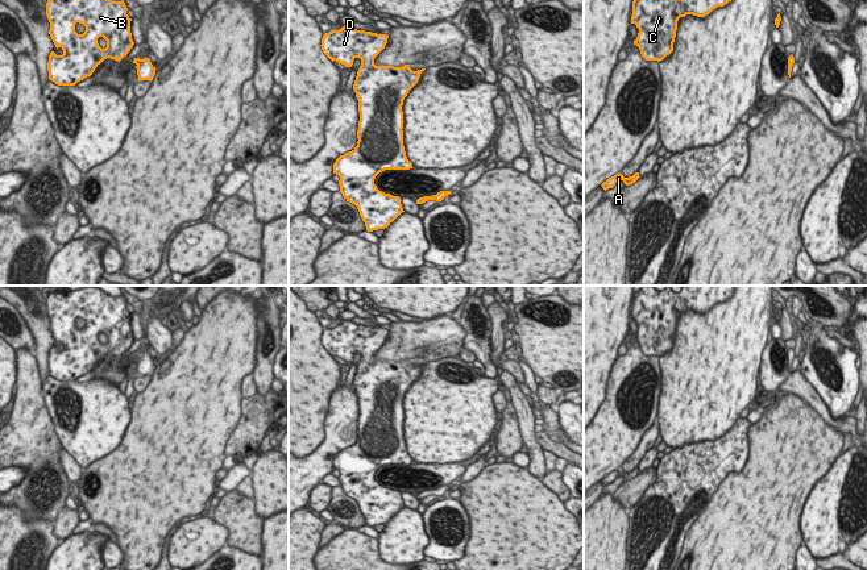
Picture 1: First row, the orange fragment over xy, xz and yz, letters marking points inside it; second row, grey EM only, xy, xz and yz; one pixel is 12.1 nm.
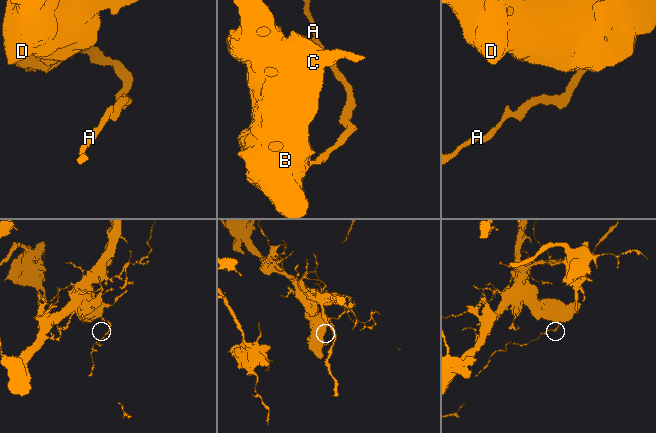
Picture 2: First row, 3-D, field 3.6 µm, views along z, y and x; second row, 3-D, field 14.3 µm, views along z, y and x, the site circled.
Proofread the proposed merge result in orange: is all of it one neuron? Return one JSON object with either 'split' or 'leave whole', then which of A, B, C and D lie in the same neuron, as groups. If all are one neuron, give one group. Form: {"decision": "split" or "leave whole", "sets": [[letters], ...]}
{"decision": "leave whole", "sets": [["A", "B", "C", "D"]]}

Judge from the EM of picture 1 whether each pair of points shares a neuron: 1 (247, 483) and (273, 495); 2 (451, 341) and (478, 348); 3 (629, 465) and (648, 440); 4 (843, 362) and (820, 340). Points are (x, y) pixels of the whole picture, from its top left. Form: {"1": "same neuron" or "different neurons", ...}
{"1": "different neurons", "2": "different neurons", "3": "same neuron", "4": "same neuron"}

